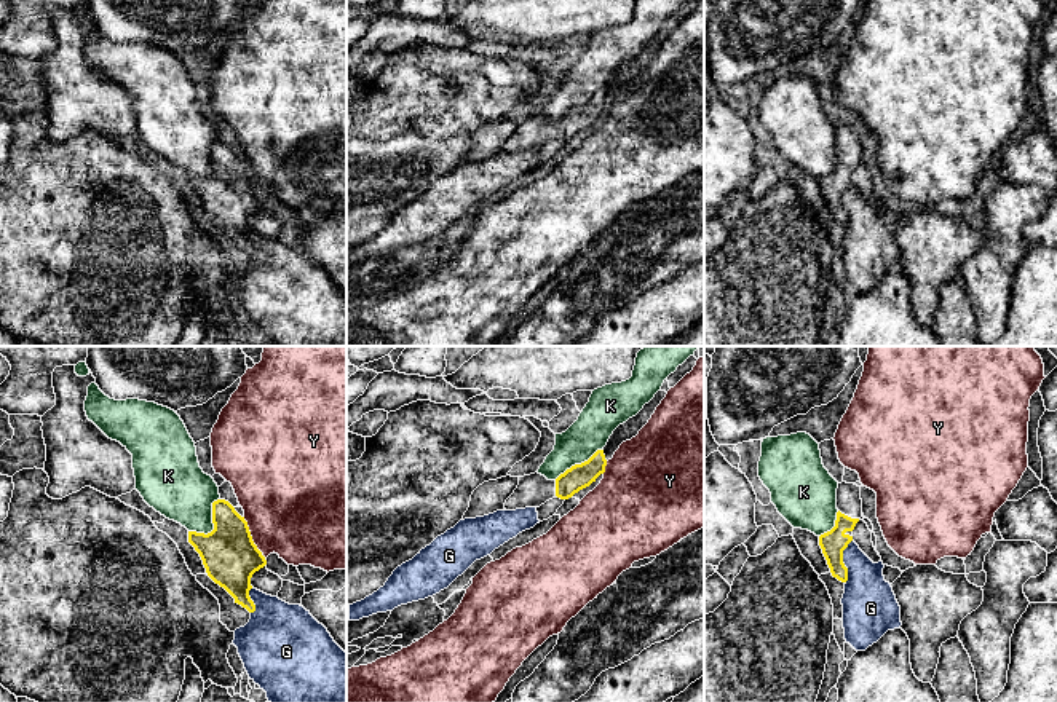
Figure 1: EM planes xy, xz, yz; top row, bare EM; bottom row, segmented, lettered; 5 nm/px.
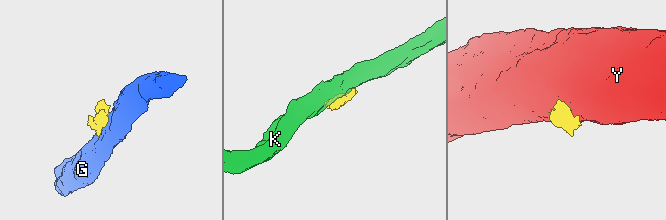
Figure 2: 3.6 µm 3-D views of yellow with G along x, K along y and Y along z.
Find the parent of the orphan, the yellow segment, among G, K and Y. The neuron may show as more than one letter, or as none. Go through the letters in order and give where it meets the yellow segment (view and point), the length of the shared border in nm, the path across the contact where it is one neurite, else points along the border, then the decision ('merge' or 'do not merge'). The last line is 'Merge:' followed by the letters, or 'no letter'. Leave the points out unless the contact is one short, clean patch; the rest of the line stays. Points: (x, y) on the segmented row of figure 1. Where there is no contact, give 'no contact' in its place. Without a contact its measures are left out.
G: contact yz (842, 560); length 220 nm; border yz (851, 540), (843, 551), (845, 581); do not merge
K: contact xy (214, 525); length 240 nm; do not merge
Y: contact xy (249, 535); length 200 nm; border xy (243, 517), (253, 543), (262, 552); do not merge
Merge: no letter

